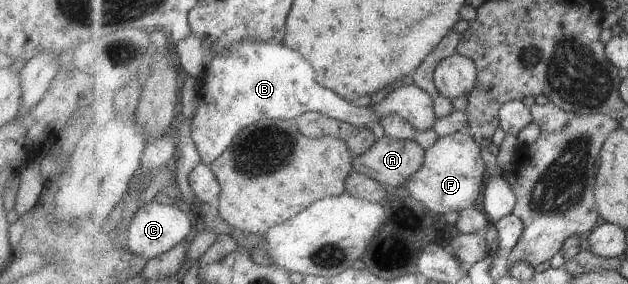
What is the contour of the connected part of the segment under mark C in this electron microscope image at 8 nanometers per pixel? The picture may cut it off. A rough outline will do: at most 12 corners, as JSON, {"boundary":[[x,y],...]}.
{"boundary":[[147,201],[126,229],[146,261],[189,239],[193,210]]}

